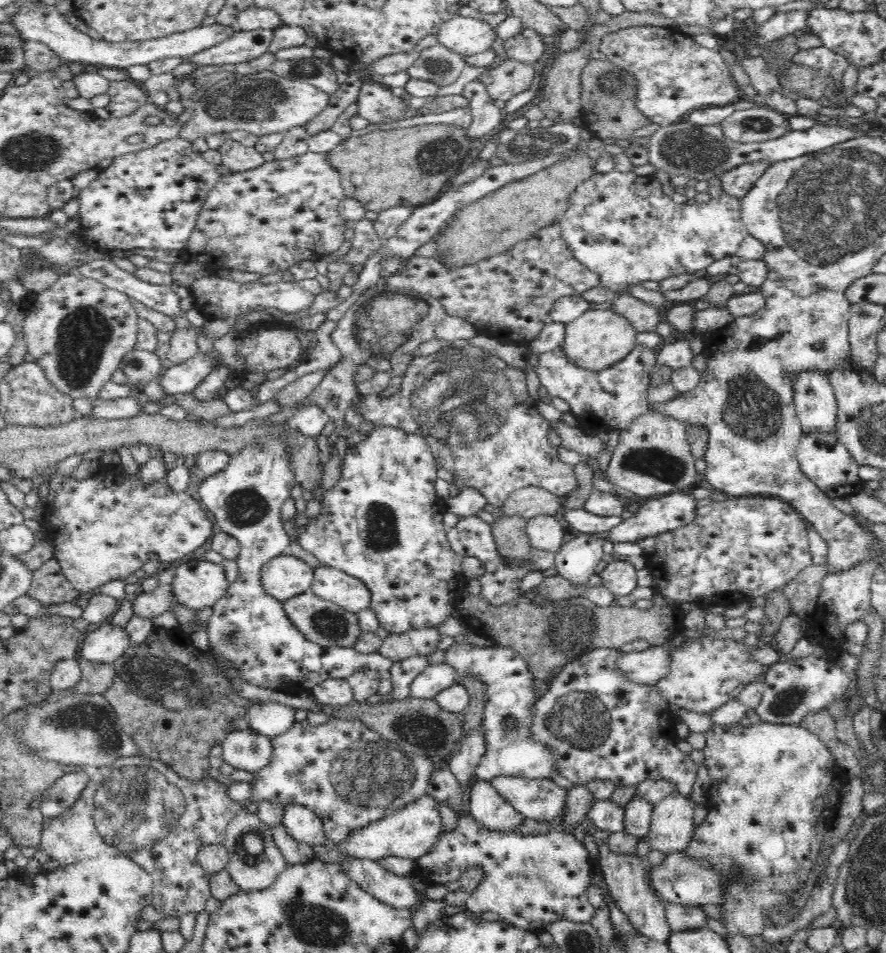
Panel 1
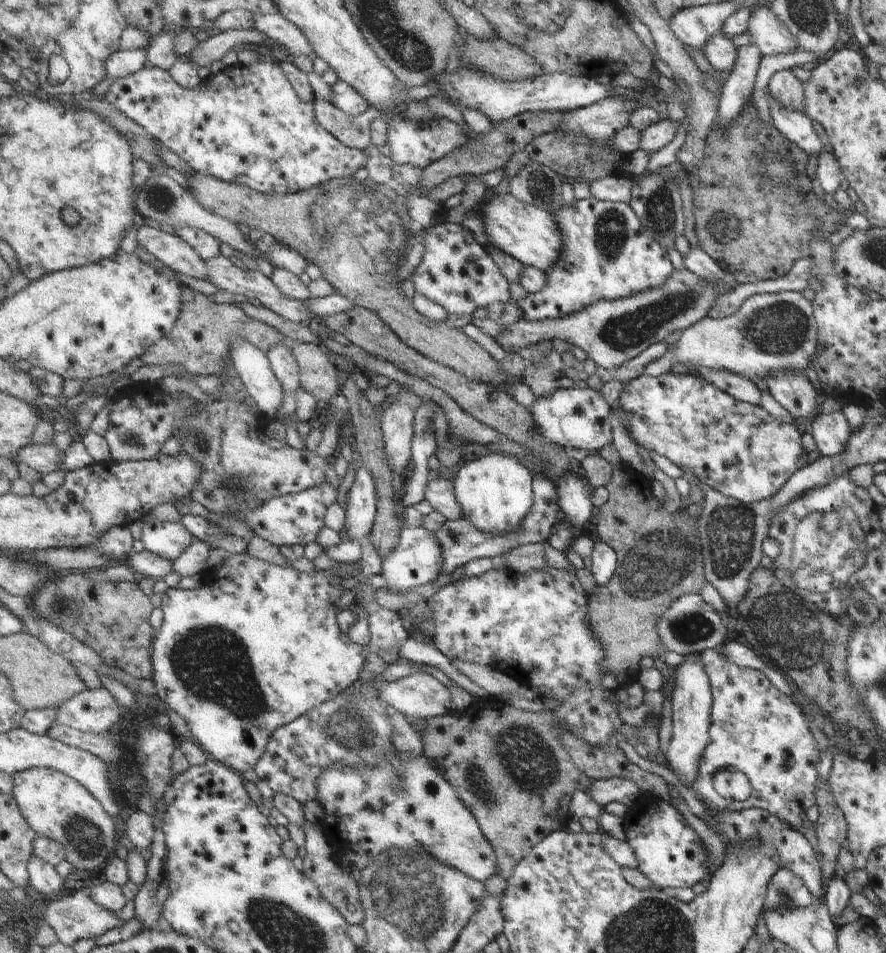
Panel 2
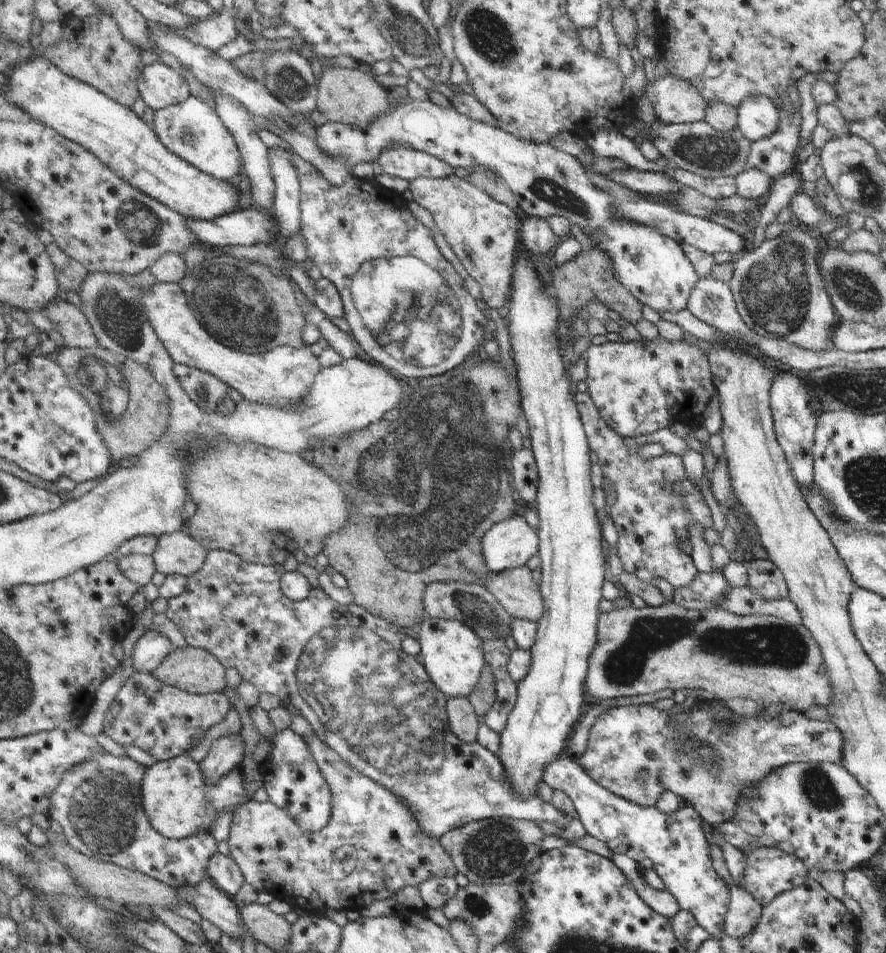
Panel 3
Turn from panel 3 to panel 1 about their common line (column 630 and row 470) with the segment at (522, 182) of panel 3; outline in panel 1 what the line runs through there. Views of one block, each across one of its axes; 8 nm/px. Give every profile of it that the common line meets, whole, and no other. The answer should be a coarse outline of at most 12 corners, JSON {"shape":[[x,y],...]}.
{"shape":[[285,440],[199,484],[238,574],[205,626],[258,688],[305,692],[394,662],[308,640],[261,583],[291,539]]}

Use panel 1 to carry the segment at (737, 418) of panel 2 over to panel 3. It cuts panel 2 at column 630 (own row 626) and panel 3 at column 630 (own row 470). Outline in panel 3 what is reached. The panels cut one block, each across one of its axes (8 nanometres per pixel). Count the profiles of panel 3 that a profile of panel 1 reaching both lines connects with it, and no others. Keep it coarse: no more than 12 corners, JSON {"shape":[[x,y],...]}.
{"shape":[[687,340],[591,344],[585,381],[625,438],[715,388]]}

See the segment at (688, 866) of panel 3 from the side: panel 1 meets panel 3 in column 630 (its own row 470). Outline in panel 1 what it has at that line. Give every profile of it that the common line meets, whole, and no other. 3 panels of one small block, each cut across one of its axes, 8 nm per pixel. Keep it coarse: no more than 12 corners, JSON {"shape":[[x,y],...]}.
{"shape":[[835,433],[803,435],[795,458],[830,500],[862,489]]}

